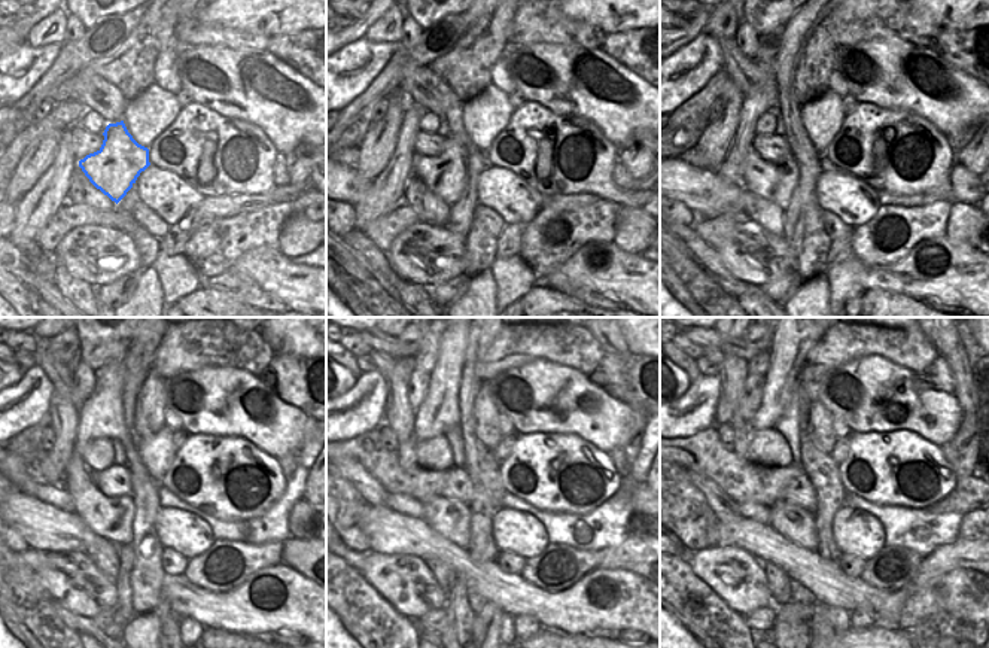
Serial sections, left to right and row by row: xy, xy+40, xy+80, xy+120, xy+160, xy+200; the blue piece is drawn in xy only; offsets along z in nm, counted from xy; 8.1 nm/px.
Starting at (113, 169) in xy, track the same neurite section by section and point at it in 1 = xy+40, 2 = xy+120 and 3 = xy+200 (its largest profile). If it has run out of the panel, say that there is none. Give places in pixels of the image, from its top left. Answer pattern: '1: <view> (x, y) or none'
1: xy+40 (444, 175)
2: xy+120 (110, 517)
3: xy+200 (796, 523)

